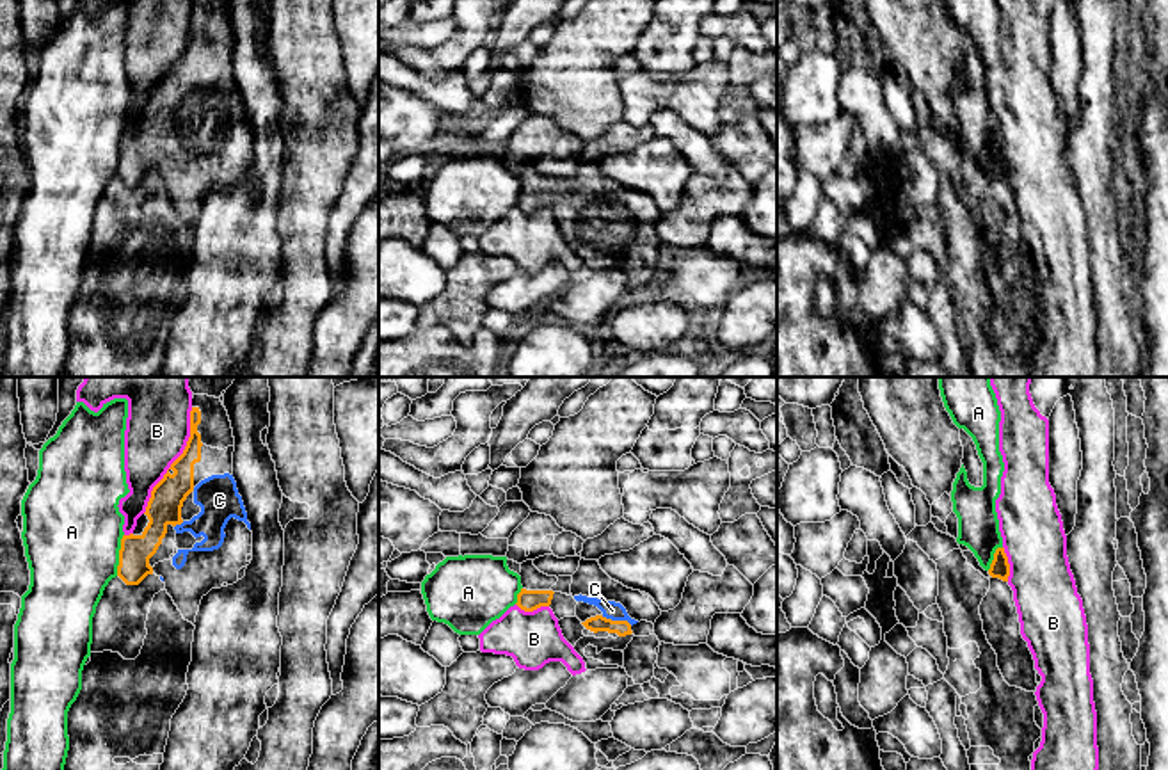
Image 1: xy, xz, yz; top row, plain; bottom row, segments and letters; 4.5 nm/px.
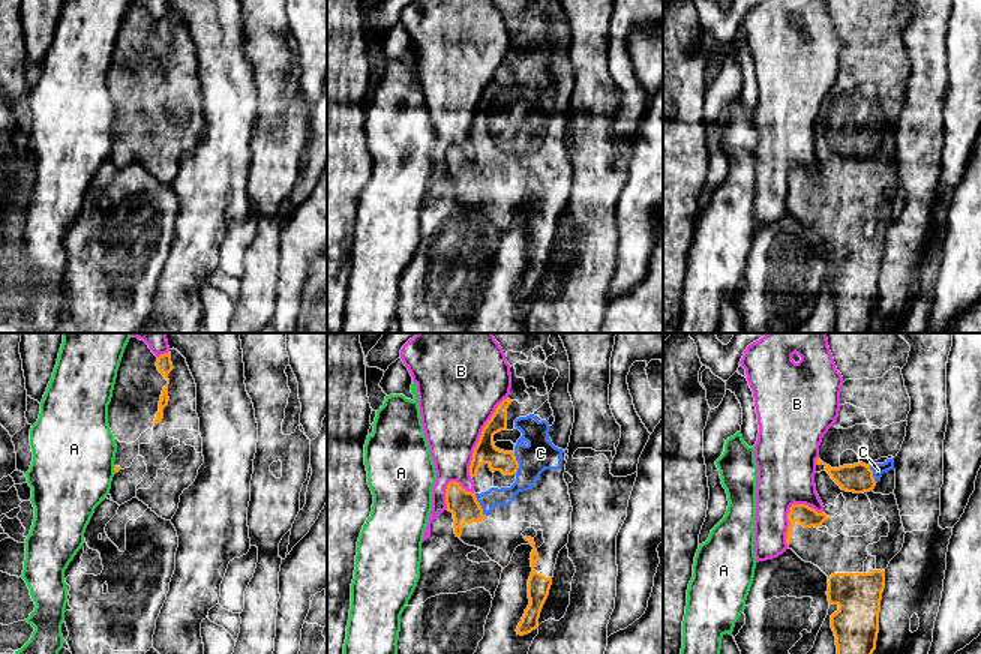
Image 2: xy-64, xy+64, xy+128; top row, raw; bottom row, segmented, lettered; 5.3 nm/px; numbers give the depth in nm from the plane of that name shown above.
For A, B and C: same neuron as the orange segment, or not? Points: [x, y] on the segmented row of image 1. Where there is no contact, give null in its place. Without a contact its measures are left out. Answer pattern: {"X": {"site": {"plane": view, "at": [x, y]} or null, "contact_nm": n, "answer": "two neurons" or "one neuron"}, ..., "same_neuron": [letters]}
{"A": {"site": {"plane": "xy", "at": [120, 555]}, "contact_nm": 190, "answer": "two neurons"}, "B": {"site": {"plane": "xy", "at": [175, 461]}, "contact_nm": 550, "answer": "two neurons"}, "C": {"site": {"plane": "xz", "at": [617, 621]}, "contact_nm": 150, "answer": "one neuron"}, "same_neuron": ["C"]}

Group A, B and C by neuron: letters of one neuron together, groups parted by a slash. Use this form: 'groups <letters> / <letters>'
groups A / B / C

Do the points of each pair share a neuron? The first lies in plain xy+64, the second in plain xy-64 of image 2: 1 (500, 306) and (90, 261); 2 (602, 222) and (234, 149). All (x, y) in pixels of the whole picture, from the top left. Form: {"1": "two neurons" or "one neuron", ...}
{"1": "two neurons", "2": "two neurons"}

